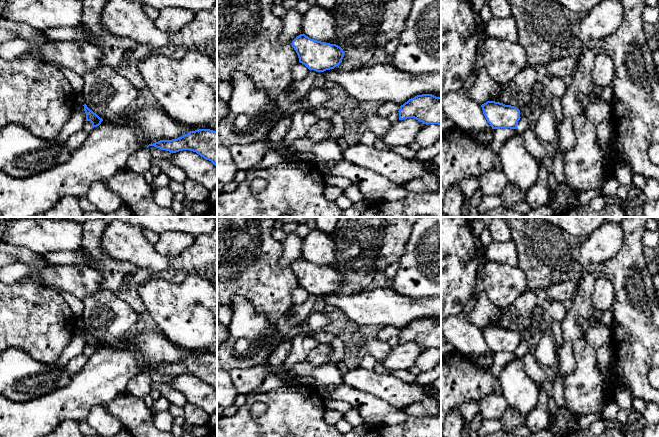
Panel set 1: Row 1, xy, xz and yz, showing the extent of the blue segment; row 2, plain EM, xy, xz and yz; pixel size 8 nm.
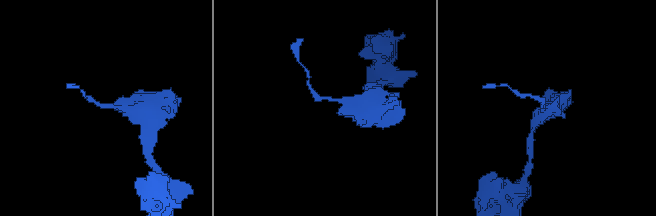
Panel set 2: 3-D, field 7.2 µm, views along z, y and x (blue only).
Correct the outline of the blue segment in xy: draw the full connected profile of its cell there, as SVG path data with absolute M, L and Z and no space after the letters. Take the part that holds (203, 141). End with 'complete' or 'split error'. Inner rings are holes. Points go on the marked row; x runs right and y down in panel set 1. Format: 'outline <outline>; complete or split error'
outline M199 129L172 140L160 140L149 146L176 153L183 150L196 152L217 167L217 131Z; complete

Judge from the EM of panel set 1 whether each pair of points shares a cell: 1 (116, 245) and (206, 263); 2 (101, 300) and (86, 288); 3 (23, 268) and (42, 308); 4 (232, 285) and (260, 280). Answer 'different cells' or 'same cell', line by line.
1: same cell
2: different cells
3: different cells
4: same cell

